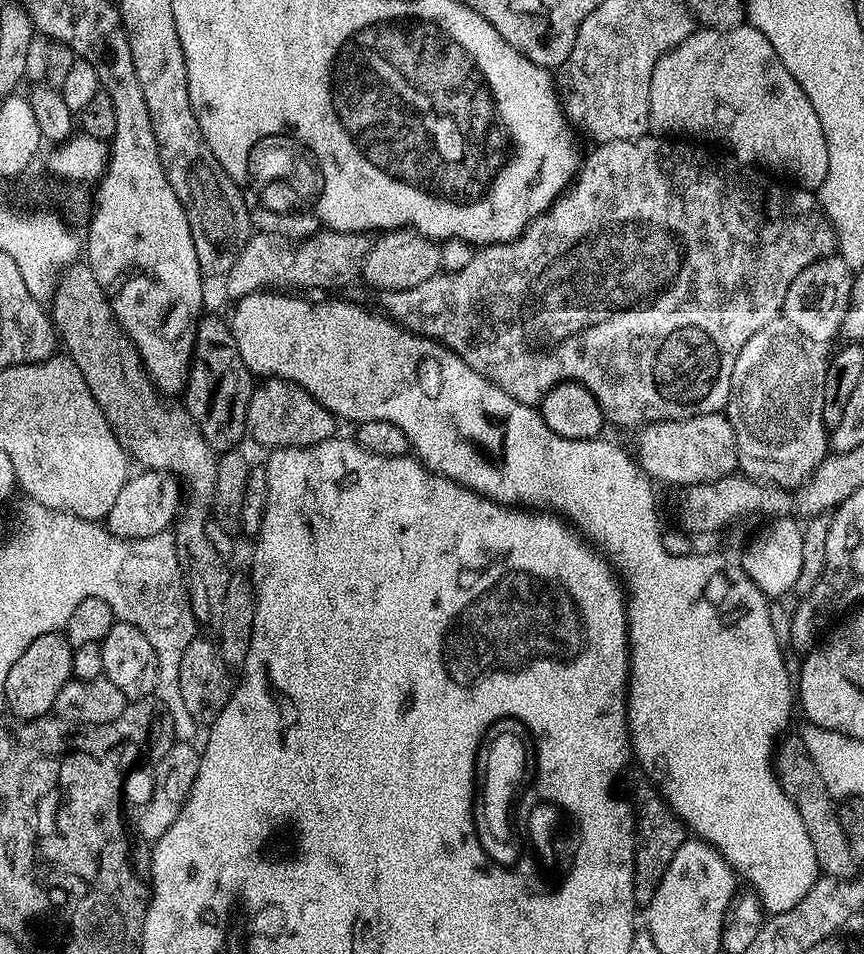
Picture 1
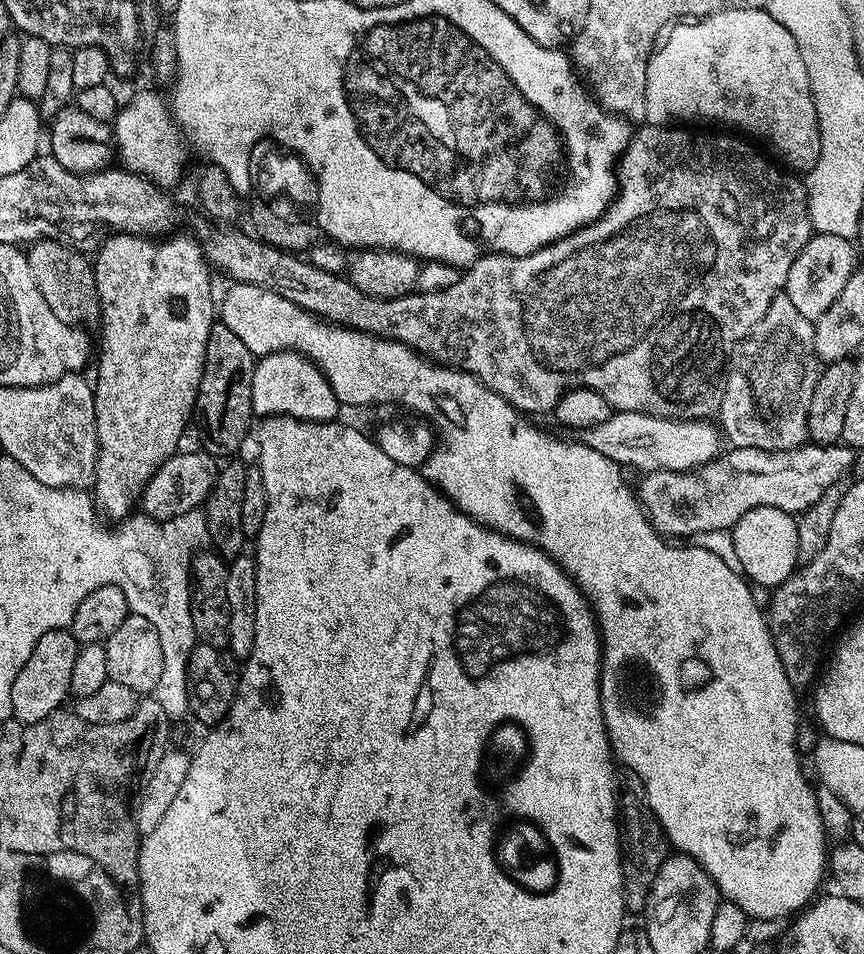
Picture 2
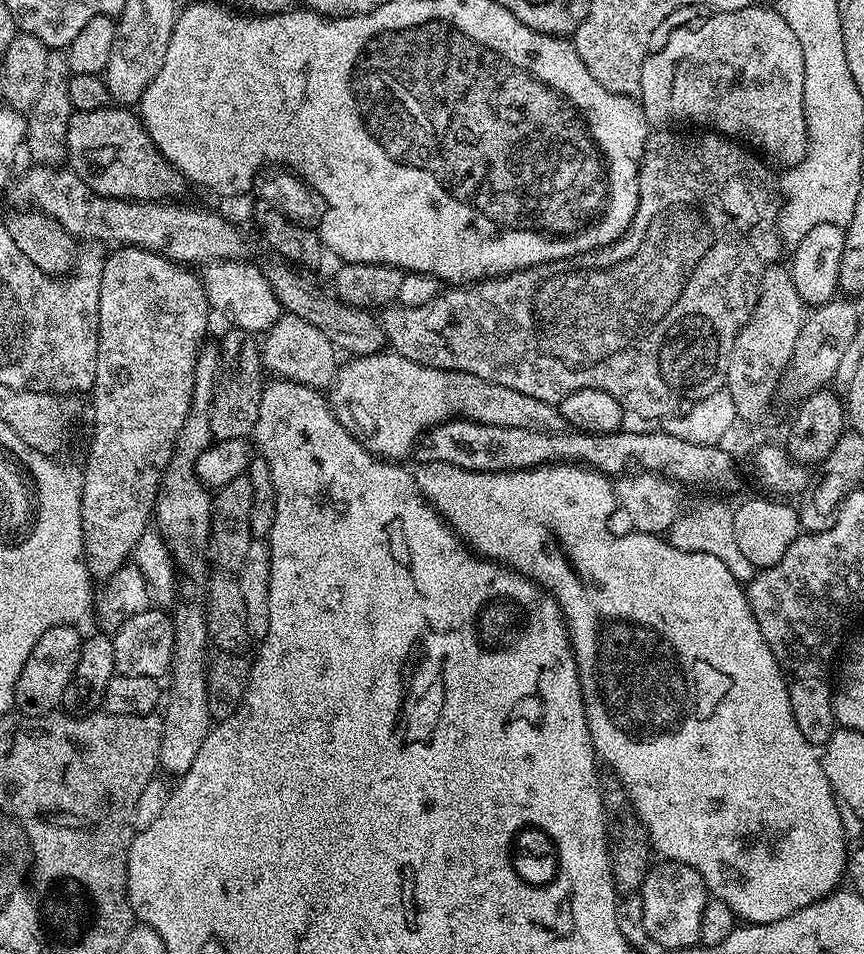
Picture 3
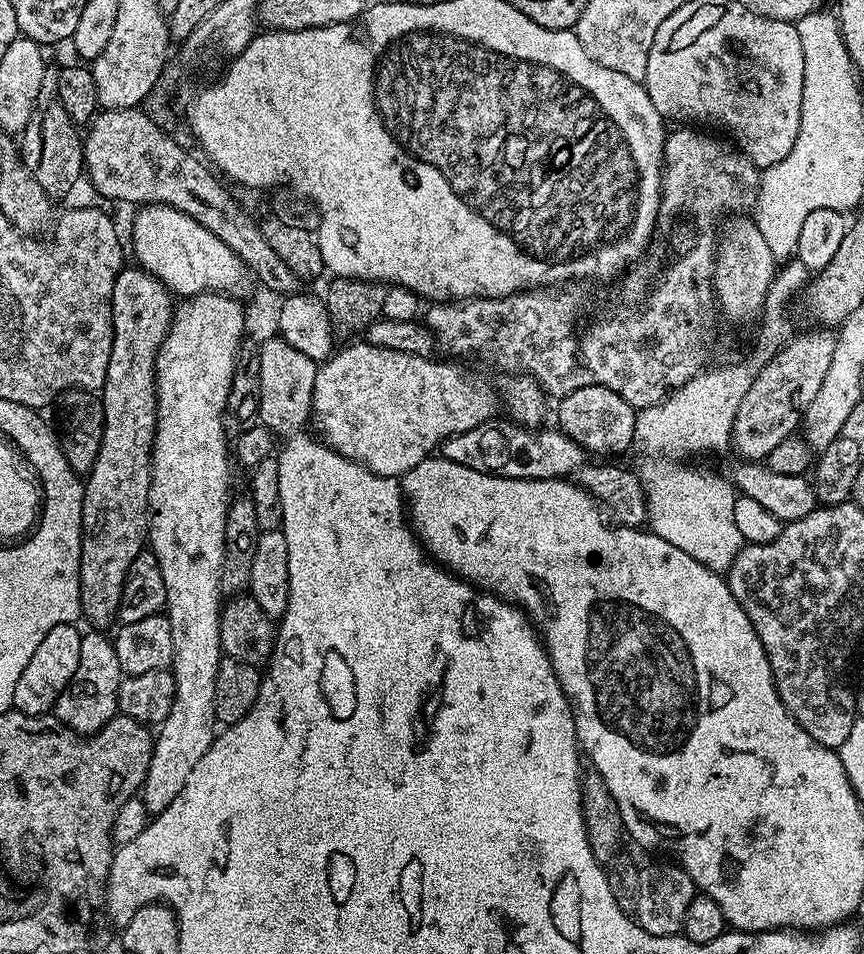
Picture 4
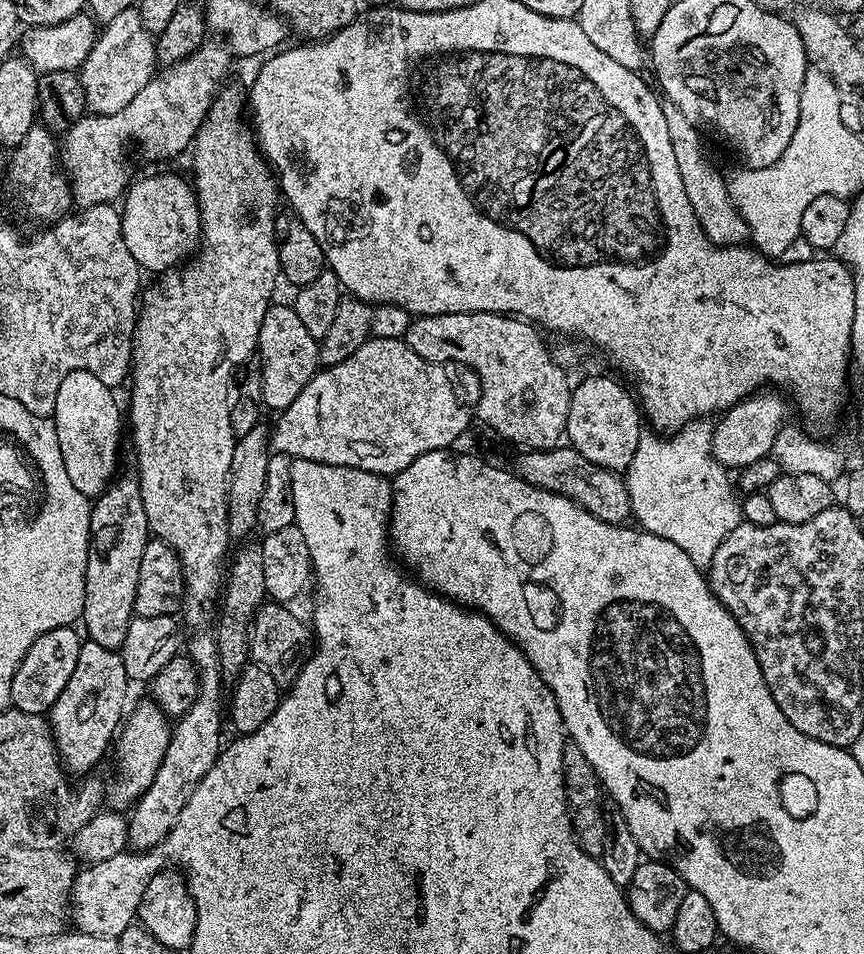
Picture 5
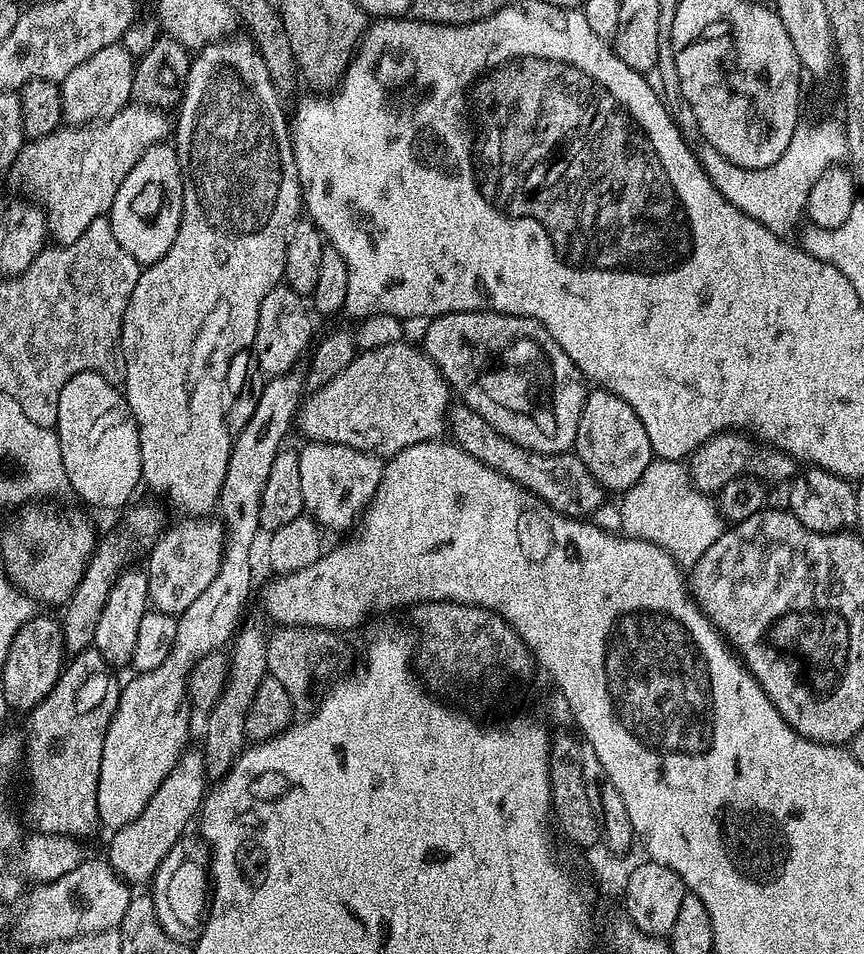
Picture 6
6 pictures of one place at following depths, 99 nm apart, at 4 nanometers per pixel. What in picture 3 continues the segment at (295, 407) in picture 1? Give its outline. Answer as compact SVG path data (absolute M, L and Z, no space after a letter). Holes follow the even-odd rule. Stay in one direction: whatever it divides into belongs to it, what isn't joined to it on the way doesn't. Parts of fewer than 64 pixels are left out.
M282 314L278 322L274 322L262 336L260 362L265 369L273 377L292 380L307 388L331 389L338 371L336 356L338 357L338 350L332 345L330 338L326 338L326 334L318 330L318 326L306 322L306 318Z

